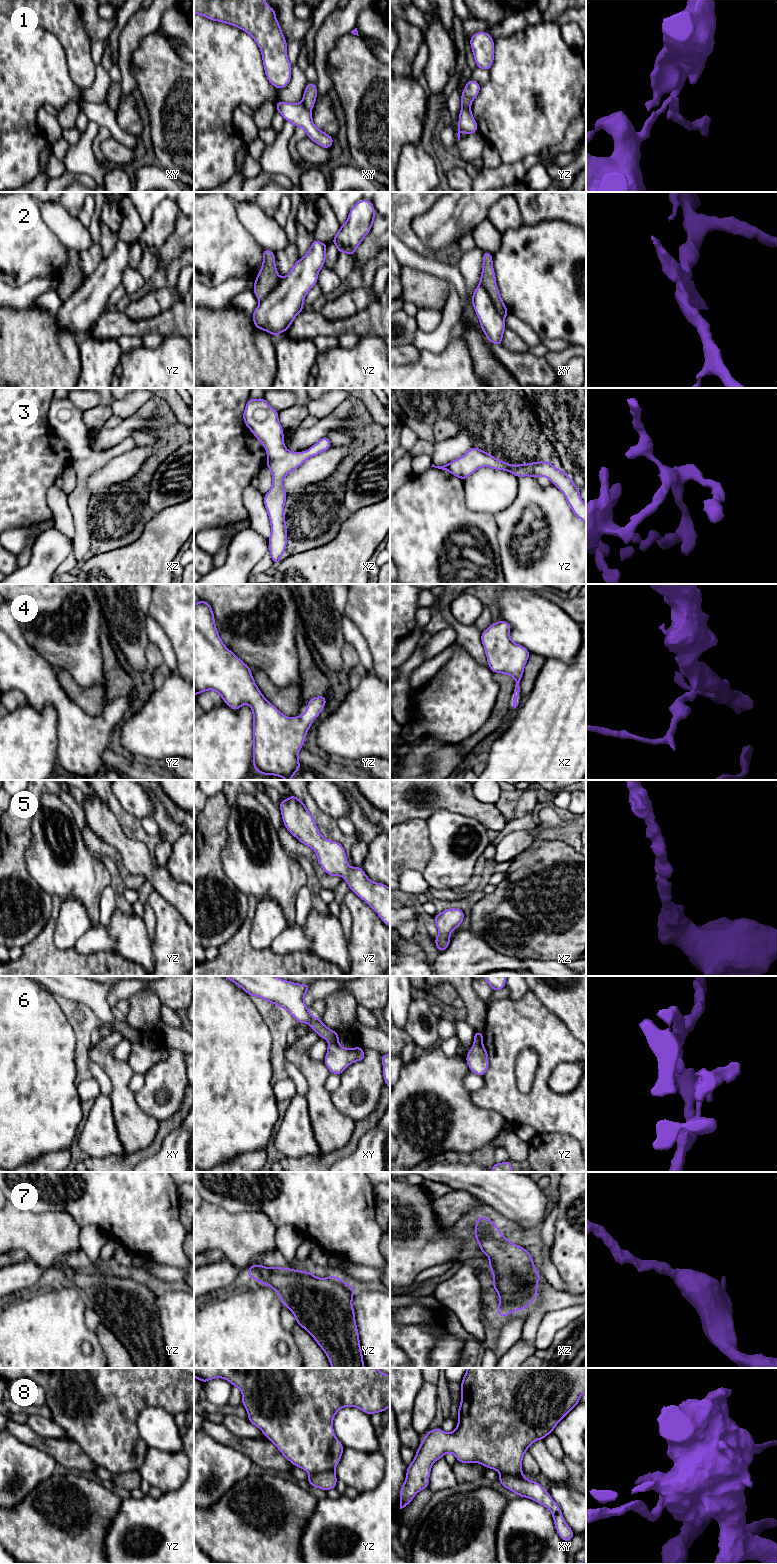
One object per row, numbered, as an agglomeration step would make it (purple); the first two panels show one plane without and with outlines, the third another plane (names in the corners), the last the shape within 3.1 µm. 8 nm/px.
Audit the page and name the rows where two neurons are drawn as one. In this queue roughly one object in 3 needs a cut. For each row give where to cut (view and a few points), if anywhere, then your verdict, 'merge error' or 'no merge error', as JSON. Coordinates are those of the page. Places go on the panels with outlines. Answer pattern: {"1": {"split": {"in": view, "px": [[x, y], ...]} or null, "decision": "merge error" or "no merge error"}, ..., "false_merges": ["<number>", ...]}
{"1": {"split": {"in": "xy", "px": [[302, 102], [310, 111]]}, "decision": "merge error"}, "2": {"split": {"in": "xy", "px": [[479, 284], [484, 288], [494, 308], [503, 318]]}, "decision": "merge error"}, "3": {"split": null, "decision": "no merge error"}, "4": {"split": null, "decision": "no merge error"}, "5": {"split": null, "decision": "no merge error"}, "6": {"split": {"in": "xy", "px": [[337, 1042], [329, 1043]]}, "decision": "merge error"}, "7": {"split": null, "decision": "no merge error"}, "8": {"split": {"in": "yz", "px": [[333, 1469], [309, 1474]]}, "decision": "merge error"}, "false_merges": ["1", "2", "6", "8"]}

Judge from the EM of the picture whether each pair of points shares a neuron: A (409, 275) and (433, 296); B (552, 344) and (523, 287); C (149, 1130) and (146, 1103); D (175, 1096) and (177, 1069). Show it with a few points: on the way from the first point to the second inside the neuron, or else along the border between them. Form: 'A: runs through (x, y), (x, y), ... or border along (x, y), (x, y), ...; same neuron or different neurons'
A: runs through (415, 281), (427, 292); same neuron
B: border along (541, 338), (560, 338), (567, 340), (571, 344); different neurons
C: border along (134, 1093), (137, 1104), (146, 1113), (159, 1121); different neurons
D: runs through (175, 1089), (175, 1076); same neuron

